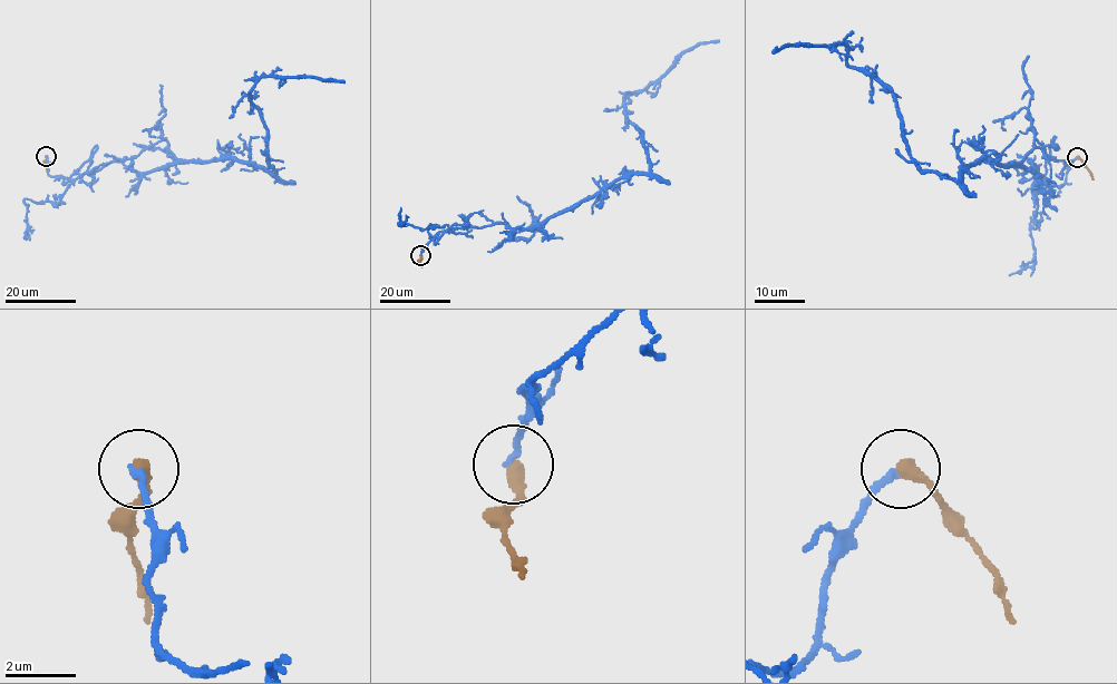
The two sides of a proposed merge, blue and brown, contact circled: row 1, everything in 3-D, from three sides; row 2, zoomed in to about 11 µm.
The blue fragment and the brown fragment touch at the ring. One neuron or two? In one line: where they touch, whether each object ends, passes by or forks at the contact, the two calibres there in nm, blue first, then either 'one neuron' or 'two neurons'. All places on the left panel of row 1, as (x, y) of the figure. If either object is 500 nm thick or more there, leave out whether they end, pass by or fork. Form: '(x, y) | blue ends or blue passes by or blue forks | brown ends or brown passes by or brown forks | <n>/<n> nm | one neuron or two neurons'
(46, 156) | blue ends | brown ends | 200/400 nm | two neurons

